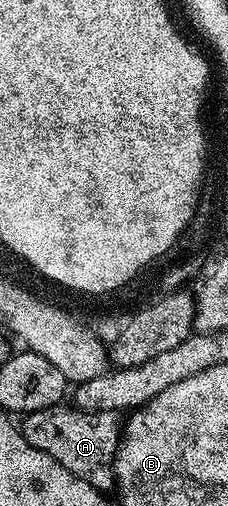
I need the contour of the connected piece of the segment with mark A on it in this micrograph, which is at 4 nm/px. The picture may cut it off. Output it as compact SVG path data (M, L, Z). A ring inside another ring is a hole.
M60 403L51 409L42 409L22 418L23 438L37 451L49 455L61 467L85 479L94 489L110 490L115 483L115 453L119 449L121 421L113 413L86 413L83 409Z

